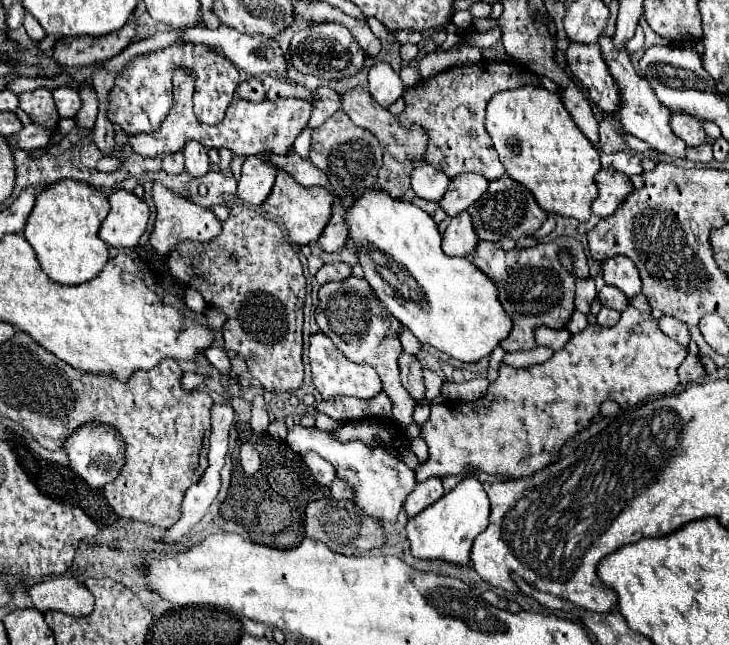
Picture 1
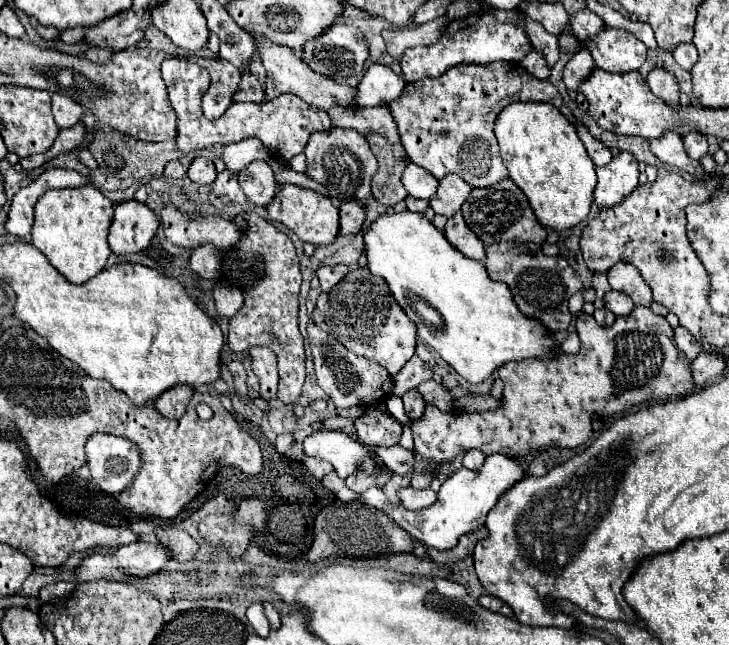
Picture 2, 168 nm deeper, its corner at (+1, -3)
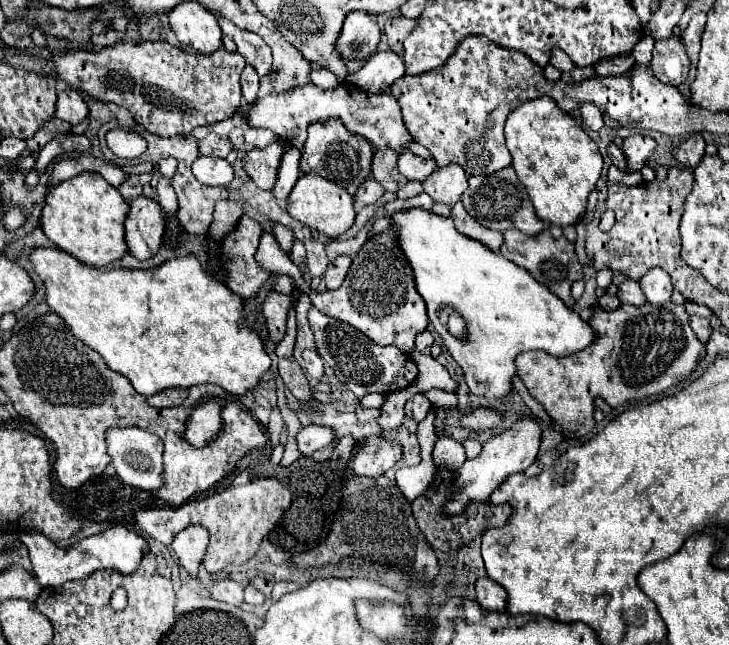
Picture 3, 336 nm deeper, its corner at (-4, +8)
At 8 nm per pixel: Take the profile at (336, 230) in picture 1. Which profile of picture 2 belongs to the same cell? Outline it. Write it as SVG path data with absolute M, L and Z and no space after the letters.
M344 202L340 206L340 236L360 232L366 218L366 208L360 202Z

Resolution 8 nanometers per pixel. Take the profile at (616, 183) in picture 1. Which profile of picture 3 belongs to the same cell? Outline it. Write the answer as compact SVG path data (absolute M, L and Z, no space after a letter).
M629 135L623 139L623 155L627 159L627 169L625 173L633 173L633 171L641 171L645 167L645 161L651 157L655 149L655 141L651 137L645 135Z

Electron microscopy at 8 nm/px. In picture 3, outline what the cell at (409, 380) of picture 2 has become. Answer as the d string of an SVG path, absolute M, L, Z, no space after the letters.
M423 331L423 333L419 333L419 335L417 335L415 349L417 349L419 353L429 355L429 353L431 353L431 345L433 345L433 337L431 337L431 333L429 333L429 331Z

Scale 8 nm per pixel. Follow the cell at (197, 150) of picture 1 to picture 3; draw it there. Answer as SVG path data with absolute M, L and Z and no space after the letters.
M201 155L193 163L193 175L205 185L225 187L233 181L233 167L229 165L227 159L213 157L213 155Z

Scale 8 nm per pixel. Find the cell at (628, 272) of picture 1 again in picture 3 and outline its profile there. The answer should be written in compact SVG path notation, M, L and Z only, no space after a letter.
M659 267L649 269L639 279L639 285L641 285L641 291L645 293L647 301L653 303L653 305L661 305L661 303L669 301L671 291L673 291L673 285L669 281L669 275L663 269L659 269Z

